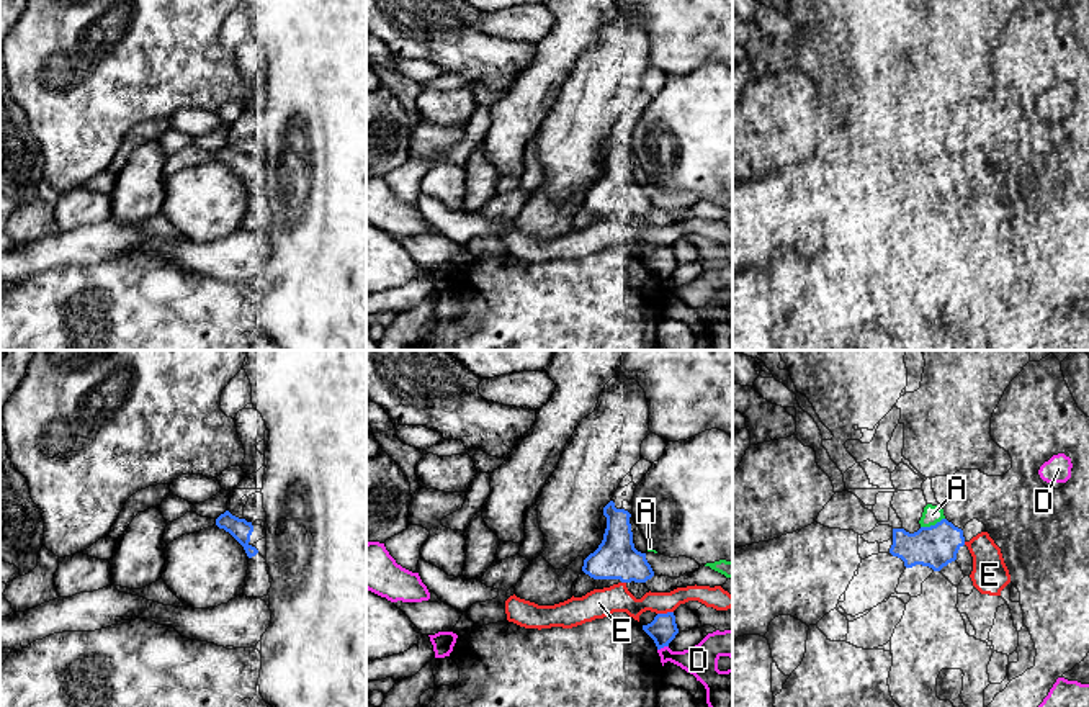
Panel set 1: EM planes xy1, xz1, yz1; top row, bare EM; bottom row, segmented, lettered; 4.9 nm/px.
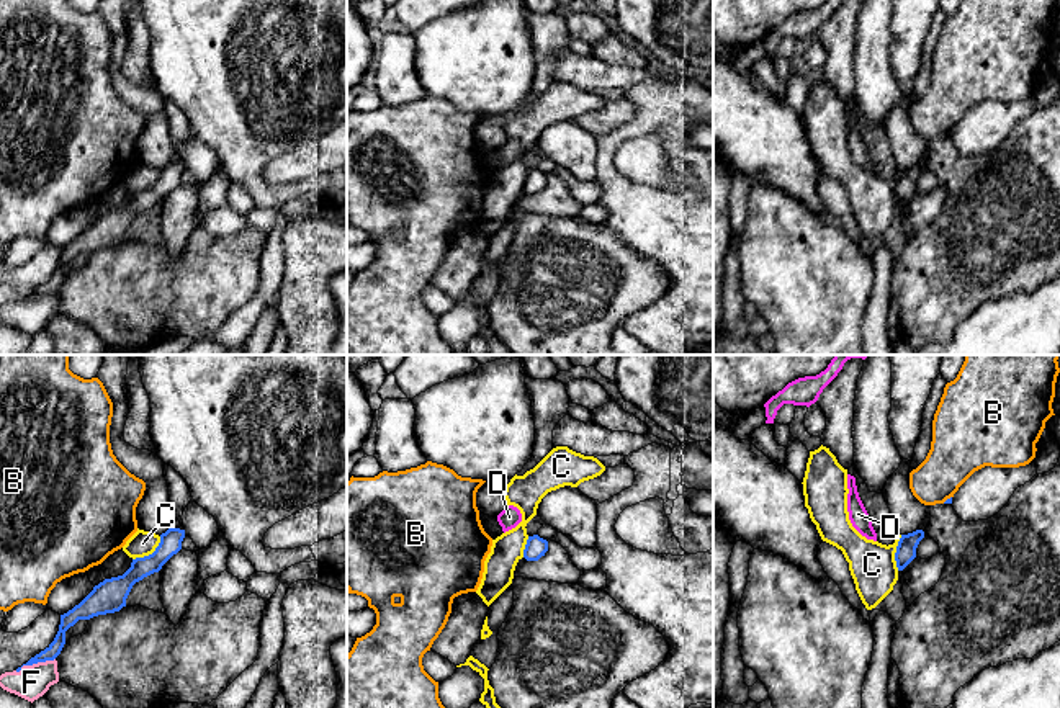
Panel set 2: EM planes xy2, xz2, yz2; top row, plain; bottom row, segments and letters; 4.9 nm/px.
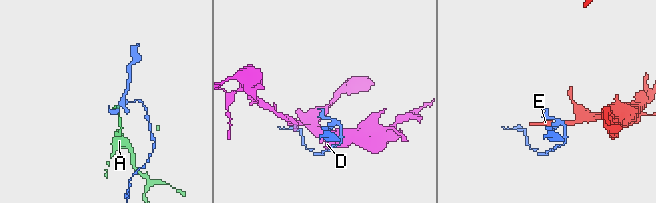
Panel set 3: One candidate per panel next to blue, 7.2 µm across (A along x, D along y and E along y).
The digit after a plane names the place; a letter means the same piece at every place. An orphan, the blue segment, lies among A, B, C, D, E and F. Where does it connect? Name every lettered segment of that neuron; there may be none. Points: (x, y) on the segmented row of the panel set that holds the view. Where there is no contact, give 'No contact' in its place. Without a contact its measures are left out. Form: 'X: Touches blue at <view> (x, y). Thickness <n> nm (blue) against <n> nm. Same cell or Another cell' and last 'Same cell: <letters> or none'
A: Touches blue at yz1 (932, 526). Thickness 200 nm (blue) against 90 nm. Another cell
B: Touches blue at yz2 (947, 499). Thickness 30 nm (blue) against 280 nm. Another cell
C: Touches blue at xy2 (149, 555). Thickness 140 nm (blue) against 130 nm. Another cell
D: Touches blue at xz1 (663, 647). Thickness 140 nm (blue) against 160 nm. Another cell
E: Touches blue at xz1 (664, 614). Thickness 140 nm (blue) against 140 nm. Another cell
F: Touches blue at xy2 (35, 663). Thickness 70 nm (blue) against 160 nm. Another cell
Same cell: none

